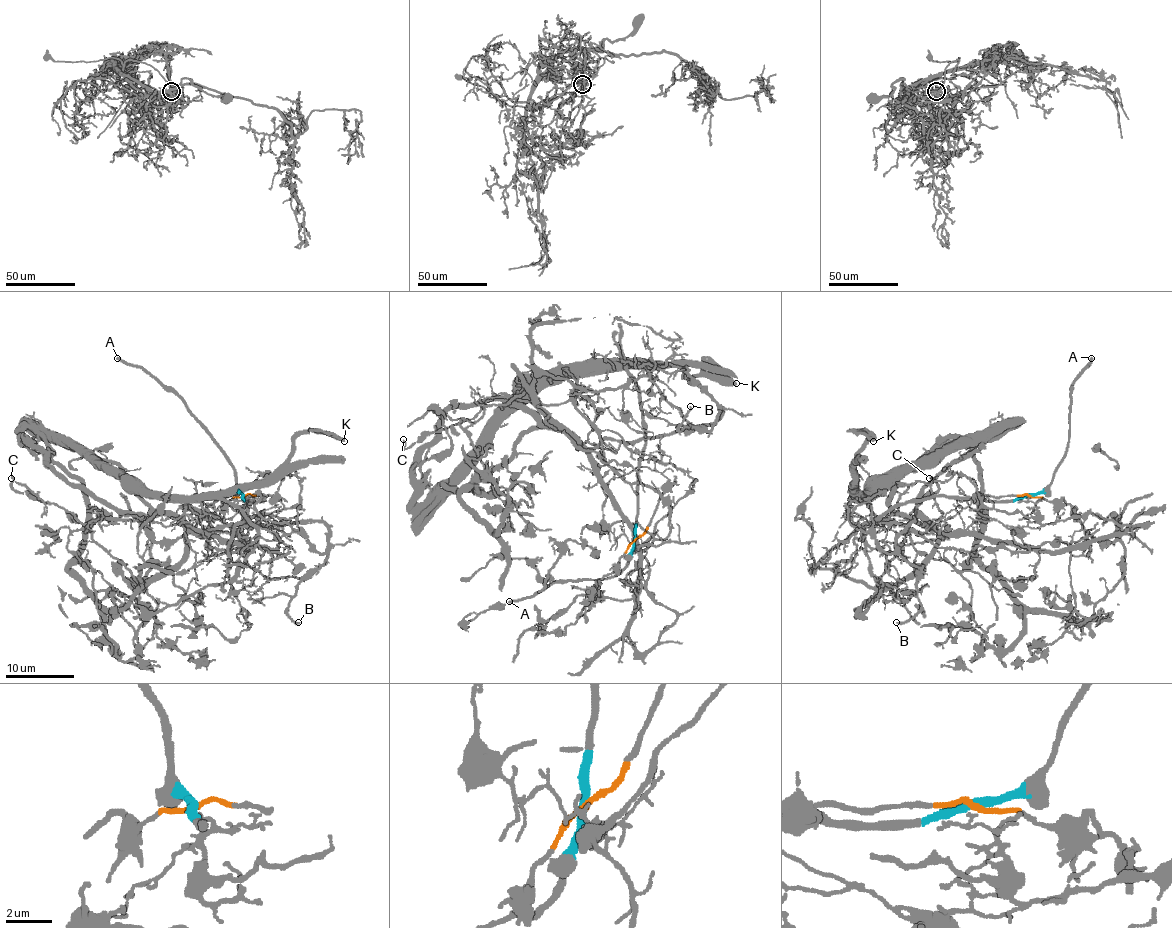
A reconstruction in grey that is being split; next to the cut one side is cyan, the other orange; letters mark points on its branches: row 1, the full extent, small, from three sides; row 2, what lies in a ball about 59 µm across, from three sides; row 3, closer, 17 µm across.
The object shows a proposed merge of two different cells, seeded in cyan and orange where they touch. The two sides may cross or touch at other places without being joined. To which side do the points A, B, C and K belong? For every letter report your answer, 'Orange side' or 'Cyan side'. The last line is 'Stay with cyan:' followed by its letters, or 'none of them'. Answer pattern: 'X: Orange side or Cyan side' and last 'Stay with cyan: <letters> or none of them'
A: Cyan side
B: Orange side
C: Orange side
K: Orange side
Stay with cyan: A

